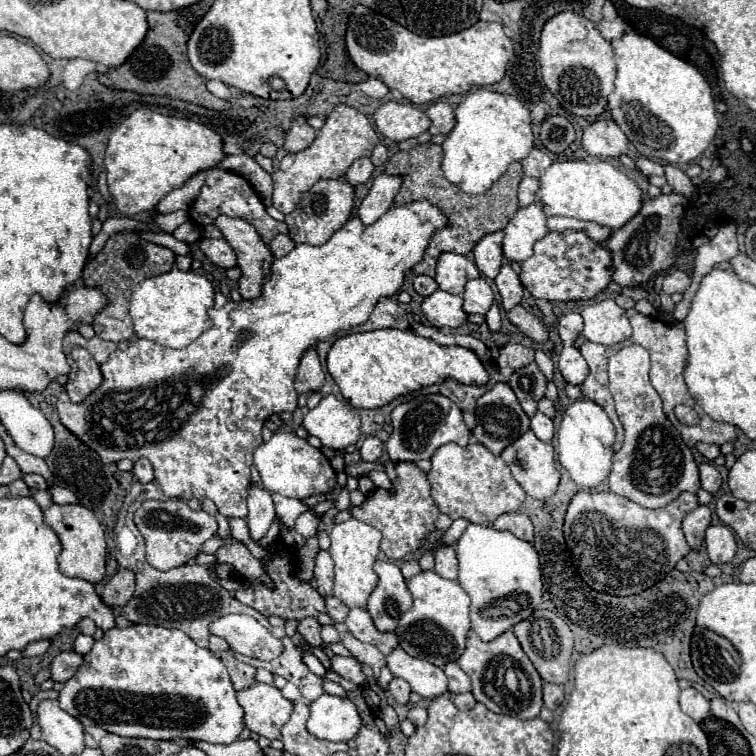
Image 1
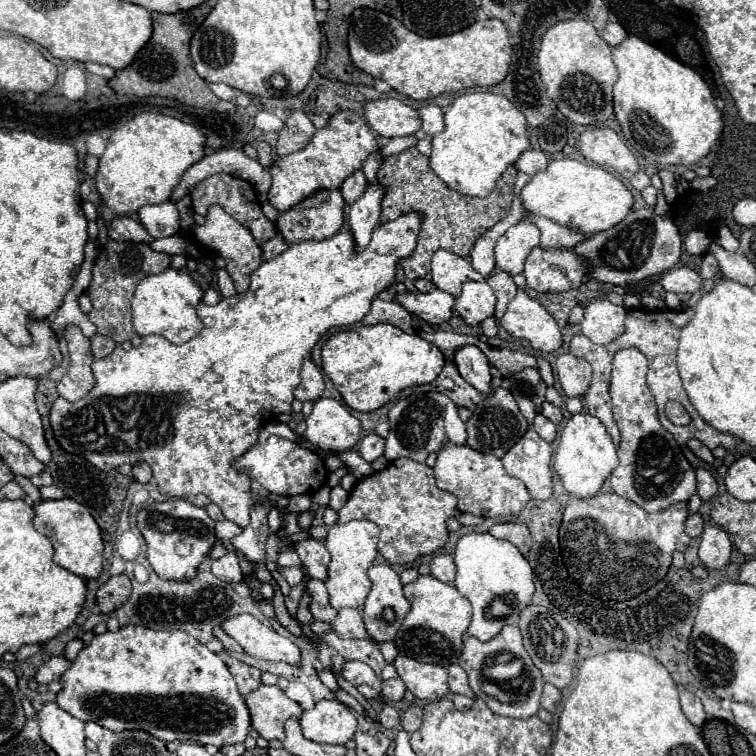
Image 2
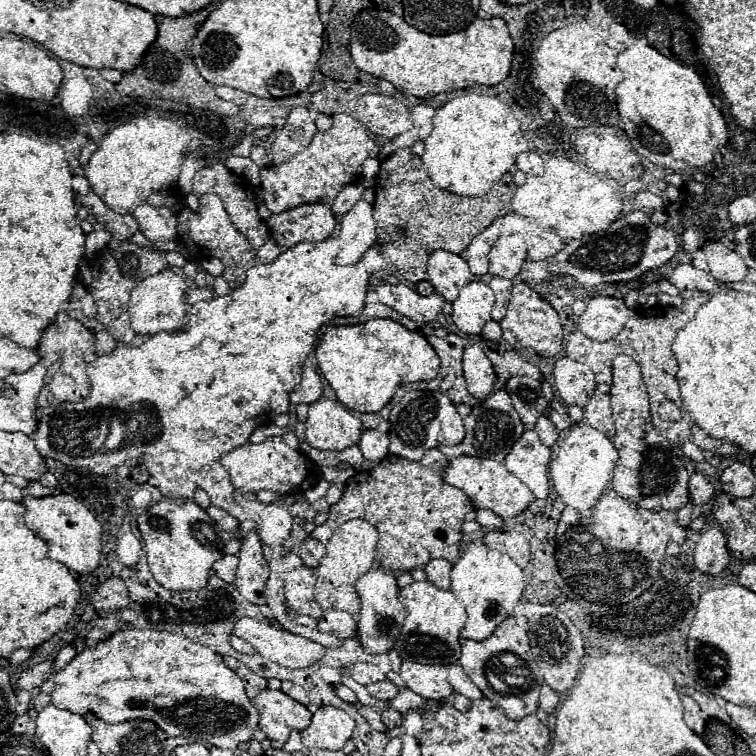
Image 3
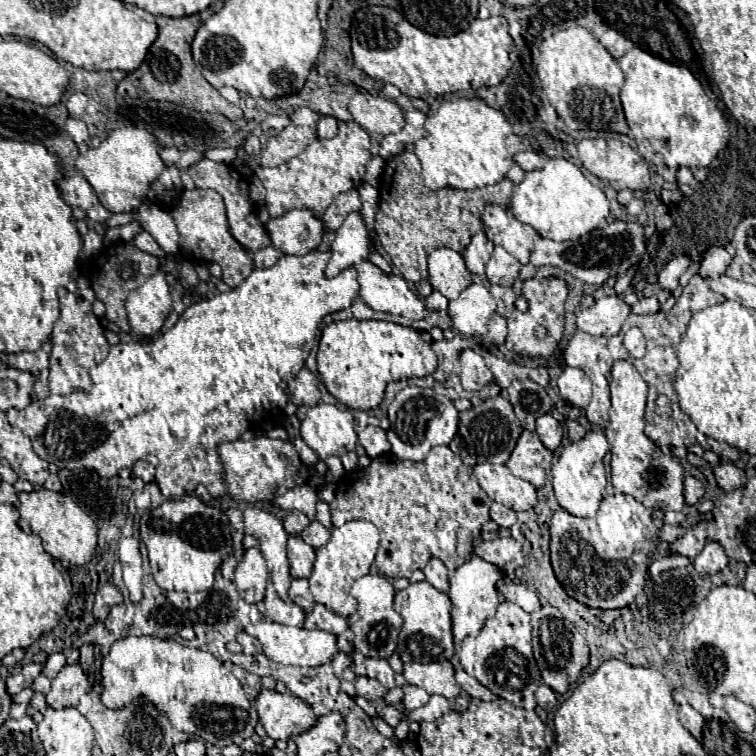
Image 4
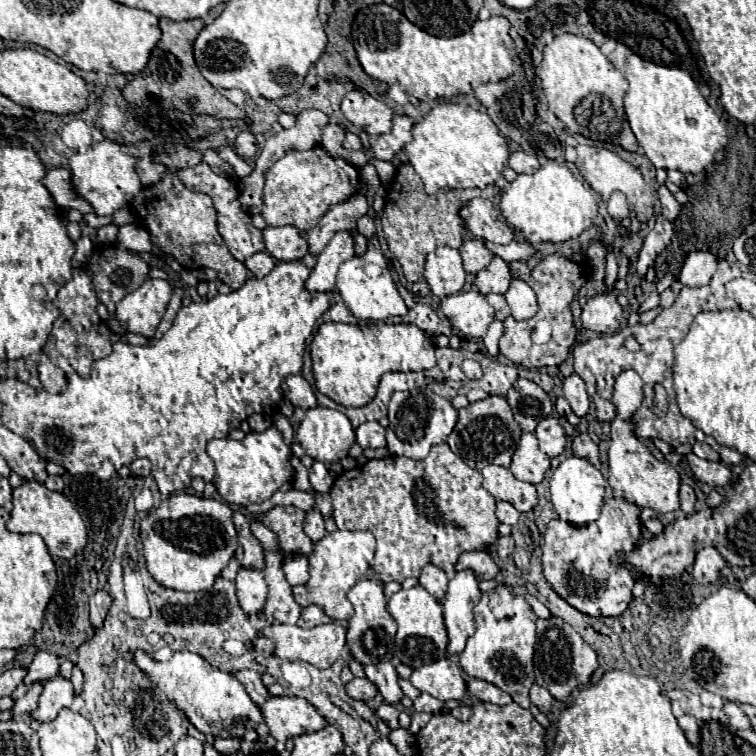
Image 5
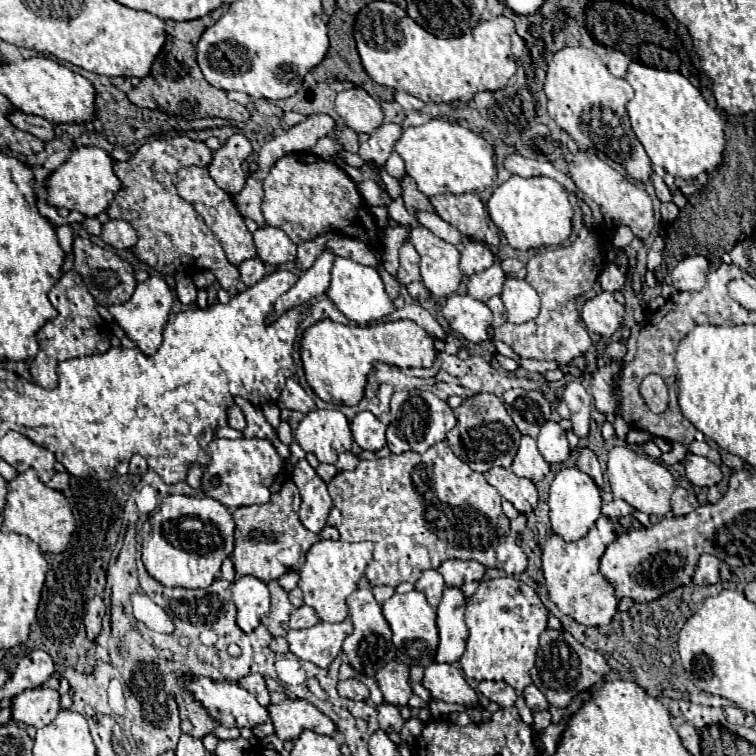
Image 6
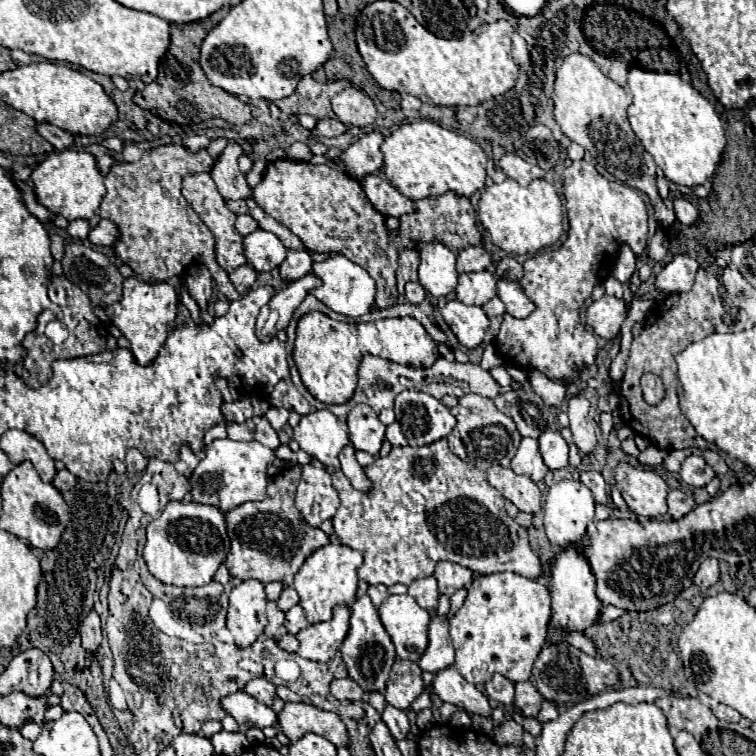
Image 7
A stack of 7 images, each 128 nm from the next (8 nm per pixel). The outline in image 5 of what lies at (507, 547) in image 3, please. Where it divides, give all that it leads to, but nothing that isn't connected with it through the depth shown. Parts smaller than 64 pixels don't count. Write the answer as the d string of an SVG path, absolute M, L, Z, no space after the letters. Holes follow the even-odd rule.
M464 552L460 556L460 560L454 566L456 572L460 570L474 570L478 580L492 580L500 568L494 562L494 558L490 556L490 552Z

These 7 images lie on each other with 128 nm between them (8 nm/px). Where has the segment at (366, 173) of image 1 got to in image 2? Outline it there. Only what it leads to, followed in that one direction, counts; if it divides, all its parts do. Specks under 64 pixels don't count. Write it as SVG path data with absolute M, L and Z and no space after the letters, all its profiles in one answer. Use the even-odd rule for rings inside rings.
M356 170L356 172L354 172L352 176L348 176L348 178L344 180L344 184L340 186L340 192L342 192L344 202L346 202L346 204L354 204L354 202L364 194L366 186L368 186L368 182L366 182L362 170Z

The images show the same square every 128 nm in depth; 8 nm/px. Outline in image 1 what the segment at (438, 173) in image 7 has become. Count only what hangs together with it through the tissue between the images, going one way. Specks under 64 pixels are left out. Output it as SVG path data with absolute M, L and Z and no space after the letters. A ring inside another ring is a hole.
M478 88L458 104L454 118L456 124L442 142L442 172L466 194L488 192L512 162L526 158L534 148L530 112L514 96Z

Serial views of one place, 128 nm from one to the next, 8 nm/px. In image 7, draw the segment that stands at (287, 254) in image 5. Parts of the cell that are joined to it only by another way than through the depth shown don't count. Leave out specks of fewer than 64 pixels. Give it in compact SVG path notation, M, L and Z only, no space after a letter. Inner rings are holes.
M258 228L242 240L246 264L250 264L256 272L270 272L272 268L278 268L286 258L284 244L272 232Z

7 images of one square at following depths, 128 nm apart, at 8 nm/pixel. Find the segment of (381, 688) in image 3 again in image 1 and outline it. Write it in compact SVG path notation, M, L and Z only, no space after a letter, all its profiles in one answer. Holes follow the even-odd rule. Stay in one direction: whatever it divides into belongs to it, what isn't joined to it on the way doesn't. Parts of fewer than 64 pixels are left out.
M394 678L394 680L388 684L388 692L392 694L392 698L394 698L398 704L408 704L410 686L408 686L406 680L402 680L402 678Z

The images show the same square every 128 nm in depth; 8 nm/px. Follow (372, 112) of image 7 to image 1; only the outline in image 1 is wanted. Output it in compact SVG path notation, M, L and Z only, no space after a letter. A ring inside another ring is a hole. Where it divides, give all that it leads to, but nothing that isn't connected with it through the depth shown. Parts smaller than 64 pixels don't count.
M394 100L384 102L374 112L376 128L390 140L402 142L424 134L430 128L426 112L414 104L400 104Z

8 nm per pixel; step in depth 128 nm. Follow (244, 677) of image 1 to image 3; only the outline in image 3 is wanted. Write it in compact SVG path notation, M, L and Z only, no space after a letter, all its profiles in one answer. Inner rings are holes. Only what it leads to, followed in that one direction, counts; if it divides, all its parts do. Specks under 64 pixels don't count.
M224 656L222 660L224 660L224 664L226 664L228 668L232 668L232 670L240 676L240 680L242 680L242 684L244 684L244 690L246 690L246 694L248 694L250 698L254 698L254 696L258 694L258 690L262 690L262 688L266 686L266 678L254 674L244 662L240 662L240 660L232 658L232 656Z

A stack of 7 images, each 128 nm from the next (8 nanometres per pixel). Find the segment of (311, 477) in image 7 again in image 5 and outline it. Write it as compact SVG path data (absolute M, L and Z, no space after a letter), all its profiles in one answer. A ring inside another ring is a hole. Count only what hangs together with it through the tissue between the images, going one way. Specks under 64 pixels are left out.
M292 454L292 468L294 468L294 482L292 482L294 488L302 490L302 492L310 492L312 496L316 496L316 492L310 486L310 480L308 480L308 468L294 454ZM312 508L312 510L306 512L304 532L306 532L314 542L318 542L320 538L324 538L324 536L328 534L326 528L324 528L324 518L322 518L322 514L320 514L316 508Z

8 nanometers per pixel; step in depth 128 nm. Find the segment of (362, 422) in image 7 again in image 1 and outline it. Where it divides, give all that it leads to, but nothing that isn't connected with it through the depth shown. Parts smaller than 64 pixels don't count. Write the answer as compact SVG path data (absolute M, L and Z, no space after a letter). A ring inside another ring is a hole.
M366 436L360 446L360 456L364 462L376 462L376 460L380 460L382 450L384 450L382 440L378 440L376 436Z

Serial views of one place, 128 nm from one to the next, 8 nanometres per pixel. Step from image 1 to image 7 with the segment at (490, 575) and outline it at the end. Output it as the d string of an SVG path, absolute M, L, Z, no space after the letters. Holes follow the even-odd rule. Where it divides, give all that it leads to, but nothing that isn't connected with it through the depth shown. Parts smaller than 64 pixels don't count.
M440 596L438 614L432 618L428 626L428 648L424 656L418 660L418 666L424 672L436 674L454 664L454 648L448 634L448 618L446 618L448 610L450 610L450 598Z

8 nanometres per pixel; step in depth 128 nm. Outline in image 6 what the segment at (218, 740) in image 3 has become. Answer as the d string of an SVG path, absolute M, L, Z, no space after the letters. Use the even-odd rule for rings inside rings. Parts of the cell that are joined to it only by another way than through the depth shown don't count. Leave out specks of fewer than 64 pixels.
M194 678L188 682L194 698L224 726L254 728L270 720L268 710L258 704L256 696L236 682L214 682L210 678ZM50 688L24 690L10 704L12 720L24 726L42 728L56 718L60 710L58 702L60 702L60 696L56 690L50 690Z

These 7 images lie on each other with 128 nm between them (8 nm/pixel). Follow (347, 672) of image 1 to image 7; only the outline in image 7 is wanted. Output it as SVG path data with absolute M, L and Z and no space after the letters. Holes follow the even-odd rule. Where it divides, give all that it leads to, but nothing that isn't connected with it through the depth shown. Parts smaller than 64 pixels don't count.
M396 660L390 672L388 686L382 694L390 706L408 710L424 688L426 686L422 682L422 670L418 668L418 664L412 660Z

